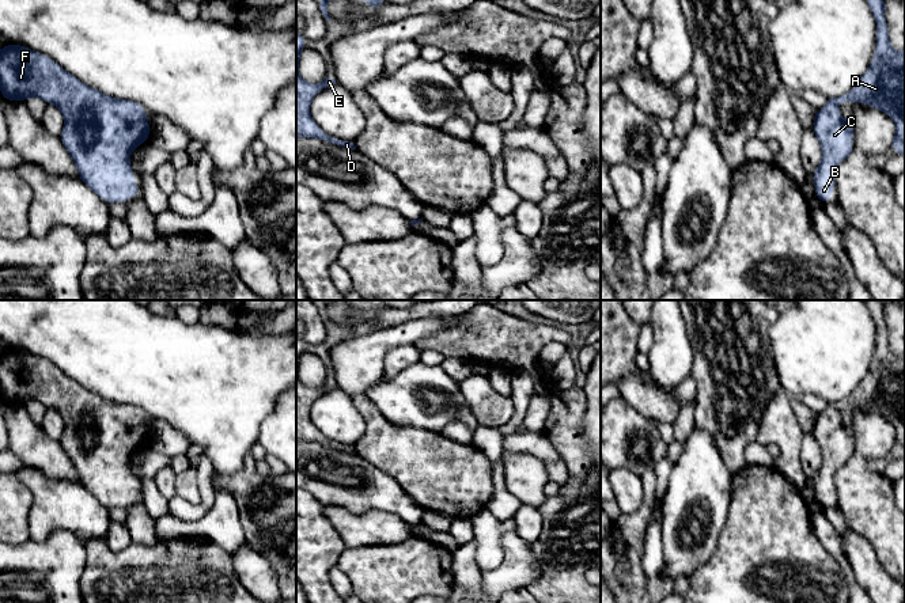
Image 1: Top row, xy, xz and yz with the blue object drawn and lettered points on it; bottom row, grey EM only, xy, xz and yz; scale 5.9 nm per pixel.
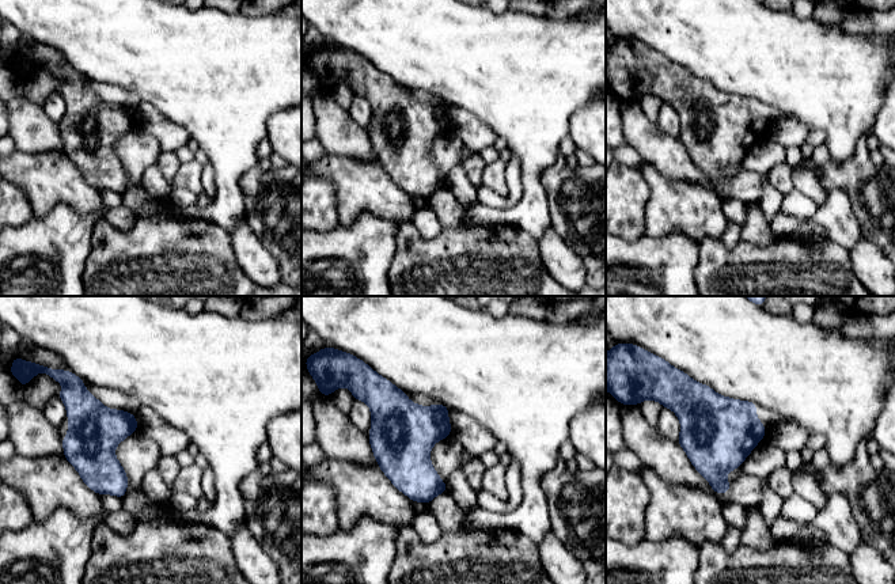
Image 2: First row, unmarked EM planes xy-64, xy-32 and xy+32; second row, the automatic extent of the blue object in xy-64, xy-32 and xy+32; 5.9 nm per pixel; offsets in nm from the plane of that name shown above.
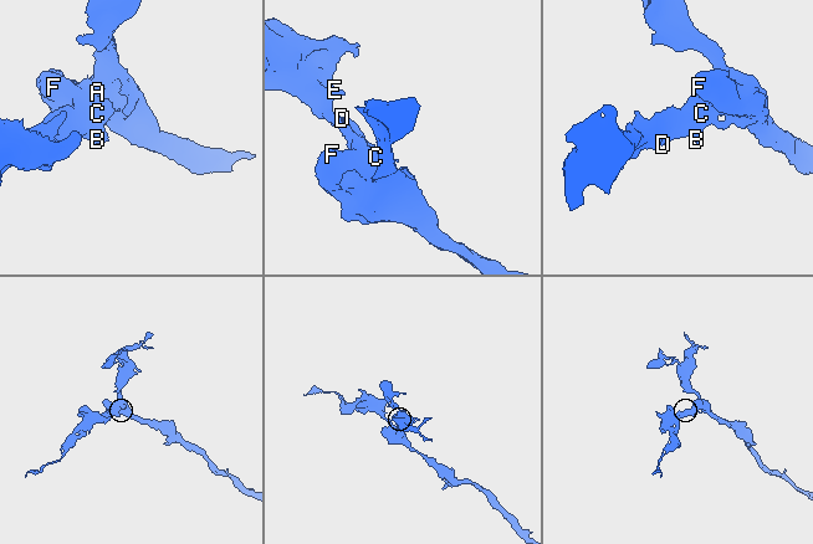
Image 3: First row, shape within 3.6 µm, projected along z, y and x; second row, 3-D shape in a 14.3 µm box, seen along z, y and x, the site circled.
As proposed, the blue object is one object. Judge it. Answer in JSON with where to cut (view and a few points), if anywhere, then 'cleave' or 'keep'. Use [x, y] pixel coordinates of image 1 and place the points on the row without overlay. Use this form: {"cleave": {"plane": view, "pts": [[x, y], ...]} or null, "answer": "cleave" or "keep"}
{"cleave": null, "answer": "keep"}

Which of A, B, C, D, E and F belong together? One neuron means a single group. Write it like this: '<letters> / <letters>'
A B C D E F

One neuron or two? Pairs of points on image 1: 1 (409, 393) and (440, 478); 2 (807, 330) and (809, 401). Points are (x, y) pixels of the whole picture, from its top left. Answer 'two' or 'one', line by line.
1: two
2: two

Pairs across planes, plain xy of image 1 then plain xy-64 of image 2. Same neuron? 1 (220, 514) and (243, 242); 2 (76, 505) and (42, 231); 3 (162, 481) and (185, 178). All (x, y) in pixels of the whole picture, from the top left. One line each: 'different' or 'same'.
1: different
2: different
3: different

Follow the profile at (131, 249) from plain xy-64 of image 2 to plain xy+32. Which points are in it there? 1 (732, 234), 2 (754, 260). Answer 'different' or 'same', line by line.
1: different
2: same

